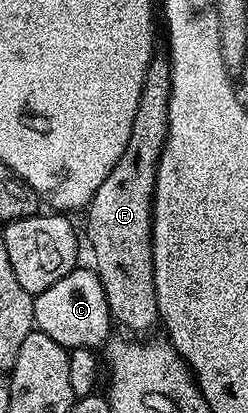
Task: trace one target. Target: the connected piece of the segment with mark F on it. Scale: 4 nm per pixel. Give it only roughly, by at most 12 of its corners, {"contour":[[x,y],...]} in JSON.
{"contour":[[149,61],[123,156],[88,204],[112,321],[158,325],[153,193],[171,63]]}

